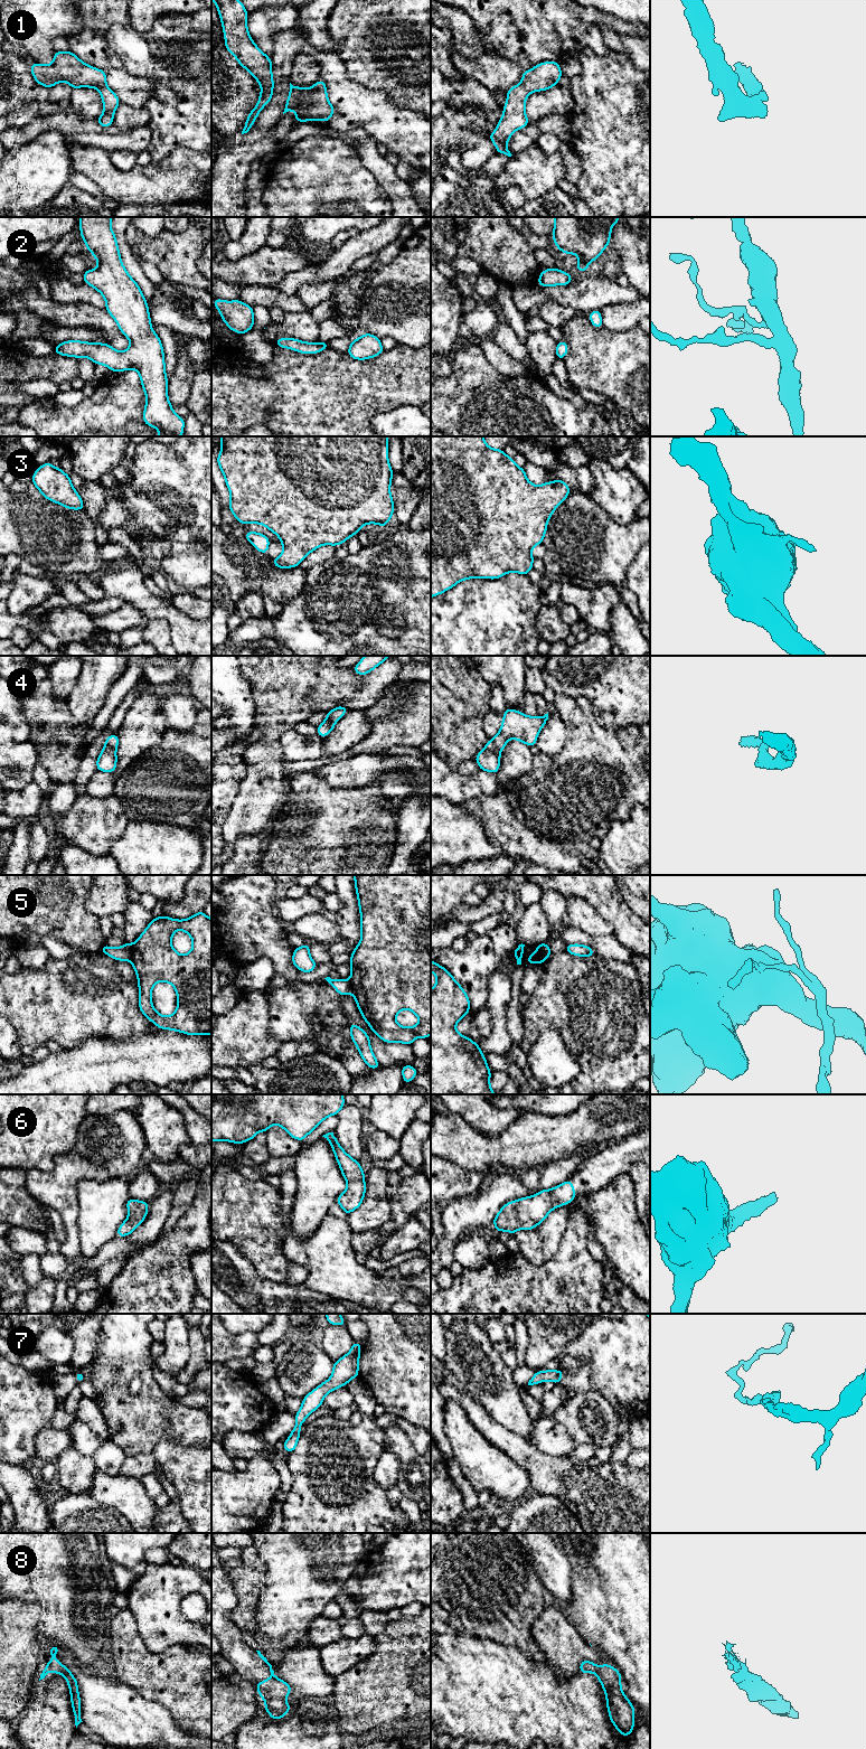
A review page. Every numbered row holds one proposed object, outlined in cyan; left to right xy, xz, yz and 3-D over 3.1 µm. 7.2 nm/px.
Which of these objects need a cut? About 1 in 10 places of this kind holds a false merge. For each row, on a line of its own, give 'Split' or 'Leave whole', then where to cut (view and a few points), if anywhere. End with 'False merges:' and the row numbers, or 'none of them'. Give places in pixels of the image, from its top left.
1: Leave whole. No split
2: Leave whole. No split
3: Leave whole. No split
4: Leave whole. No split
5: Split. Split along xy (132, 944), (129, 959)
6: Leave whole. No split
7: Leave whole. No split
8: Leave whole. No split
False merges: 5

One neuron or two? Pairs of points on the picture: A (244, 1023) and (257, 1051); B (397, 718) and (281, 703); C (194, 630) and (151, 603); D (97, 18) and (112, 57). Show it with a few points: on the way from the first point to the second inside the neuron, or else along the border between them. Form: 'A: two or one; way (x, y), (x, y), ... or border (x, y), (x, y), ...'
A: one; way (244, 1030), (244, 1037), (251, 1044)
B: two; border (385, 692), (366, 710)
C: one; way (184, 627), (169, 612), (161, 610)
D: one; way (97, 28), (97, 41), (103, 47)

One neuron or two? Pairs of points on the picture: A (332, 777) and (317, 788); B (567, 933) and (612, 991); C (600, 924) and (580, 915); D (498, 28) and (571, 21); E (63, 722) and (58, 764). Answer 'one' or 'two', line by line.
A: two
B: two
C: one
D: one
E: one

